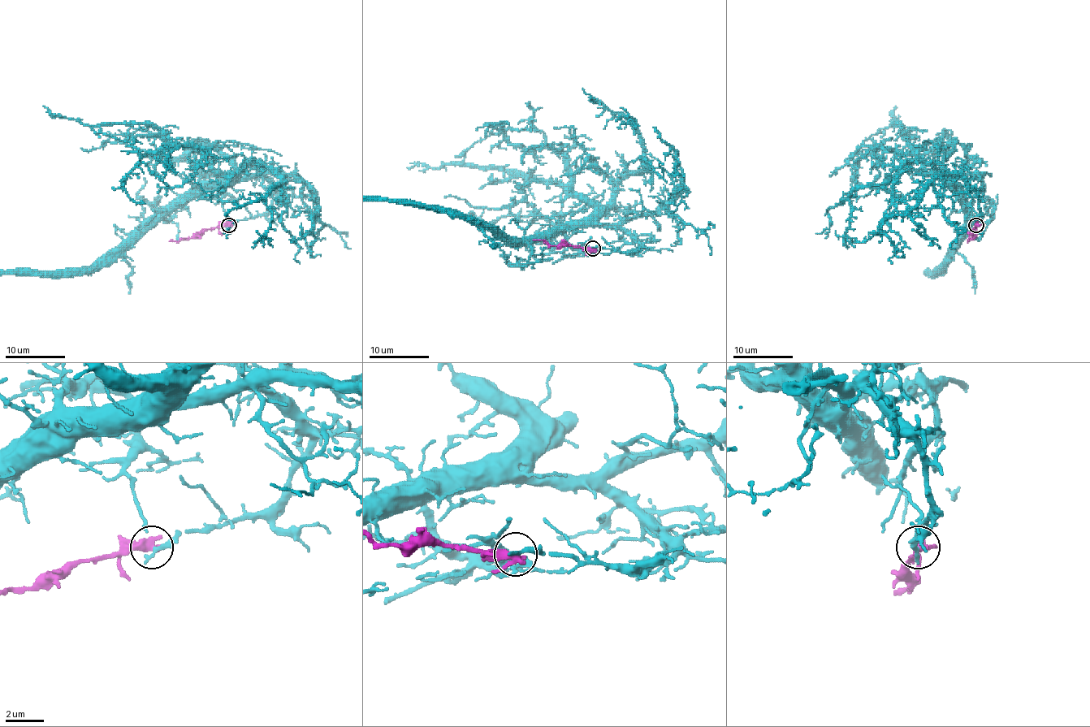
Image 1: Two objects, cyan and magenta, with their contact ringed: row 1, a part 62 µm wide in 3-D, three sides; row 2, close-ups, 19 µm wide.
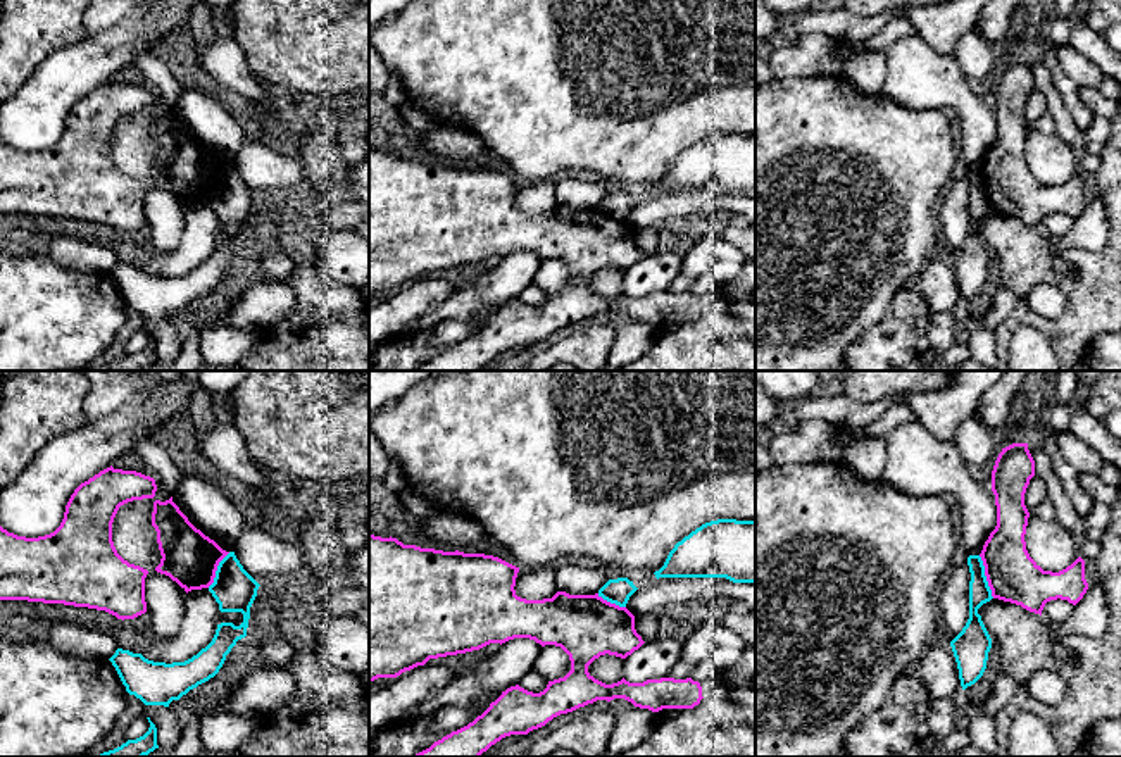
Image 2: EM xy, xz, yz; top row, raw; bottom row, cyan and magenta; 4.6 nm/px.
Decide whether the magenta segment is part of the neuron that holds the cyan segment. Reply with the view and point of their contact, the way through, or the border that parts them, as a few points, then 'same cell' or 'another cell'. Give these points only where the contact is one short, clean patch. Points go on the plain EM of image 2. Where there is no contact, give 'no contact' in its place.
yz (985, 190) | along yz (978, 169), (994, 211) | another cell

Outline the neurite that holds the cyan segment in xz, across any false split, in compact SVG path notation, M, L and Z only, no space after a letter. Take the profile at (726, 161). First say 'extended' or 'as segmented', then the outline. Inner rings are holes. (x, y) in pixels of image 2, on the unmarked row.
as segmented; M755 135L702 138L669 166L655 191L726 191L755 197Z

